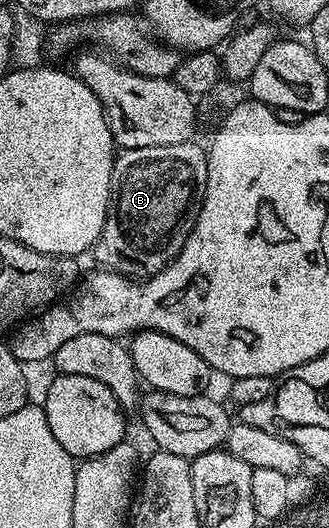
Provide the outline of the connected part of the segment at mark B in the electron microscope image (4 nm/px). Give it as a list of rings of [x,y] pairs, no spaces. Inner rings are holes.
[[[191,140],[160,148],[119,149],[114,155],[110,207],[92,255],[99,267],[135,280],[159,274],[184,248],[202,207],[208,168],[207,151]]]

